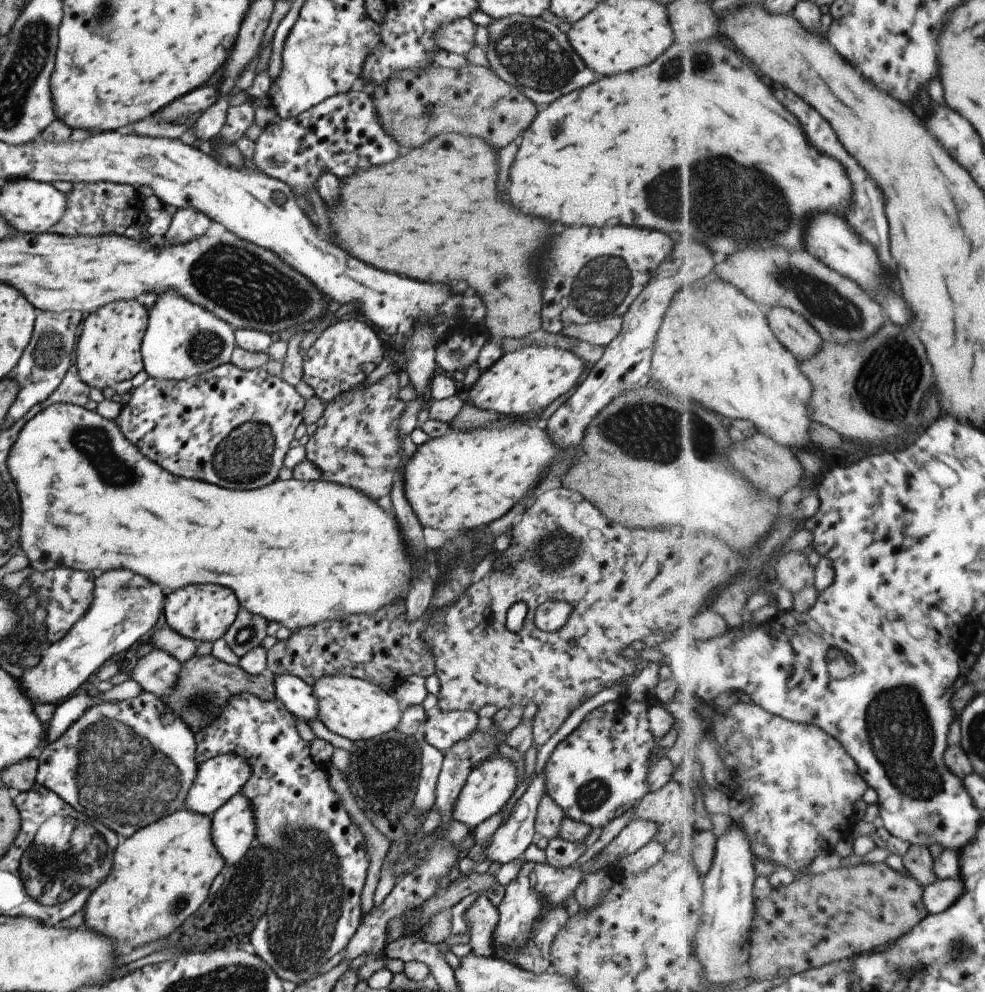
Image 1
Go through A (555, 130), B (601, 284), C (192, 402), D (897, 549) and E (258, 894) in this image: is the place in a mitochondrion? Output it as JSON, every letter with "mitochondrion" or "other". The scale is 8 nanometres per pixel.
{"A":"mitochondrion","B":"mitochondrion","C":"other","D":"other","E":"mitochondrion"}

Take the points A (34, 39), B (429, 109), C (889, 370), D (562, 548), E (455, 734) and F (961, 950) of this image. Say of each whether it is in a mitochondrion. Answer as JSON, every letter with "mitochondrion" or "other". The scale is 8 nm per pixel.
{"A":"mitochondrion","B":"other","C":"mitochondrion","D":"mitochondrion","E":"other","F":"mitochondrion"}

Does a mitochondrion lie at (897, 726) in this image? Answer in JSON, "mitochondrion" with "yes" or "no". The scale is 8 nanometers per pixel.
{"mitochondrion":"yes"}

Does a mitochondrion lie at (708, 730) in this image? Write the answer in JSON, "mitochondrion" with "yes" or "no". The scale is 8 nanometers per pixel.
{"mitochondrion":"no"}

